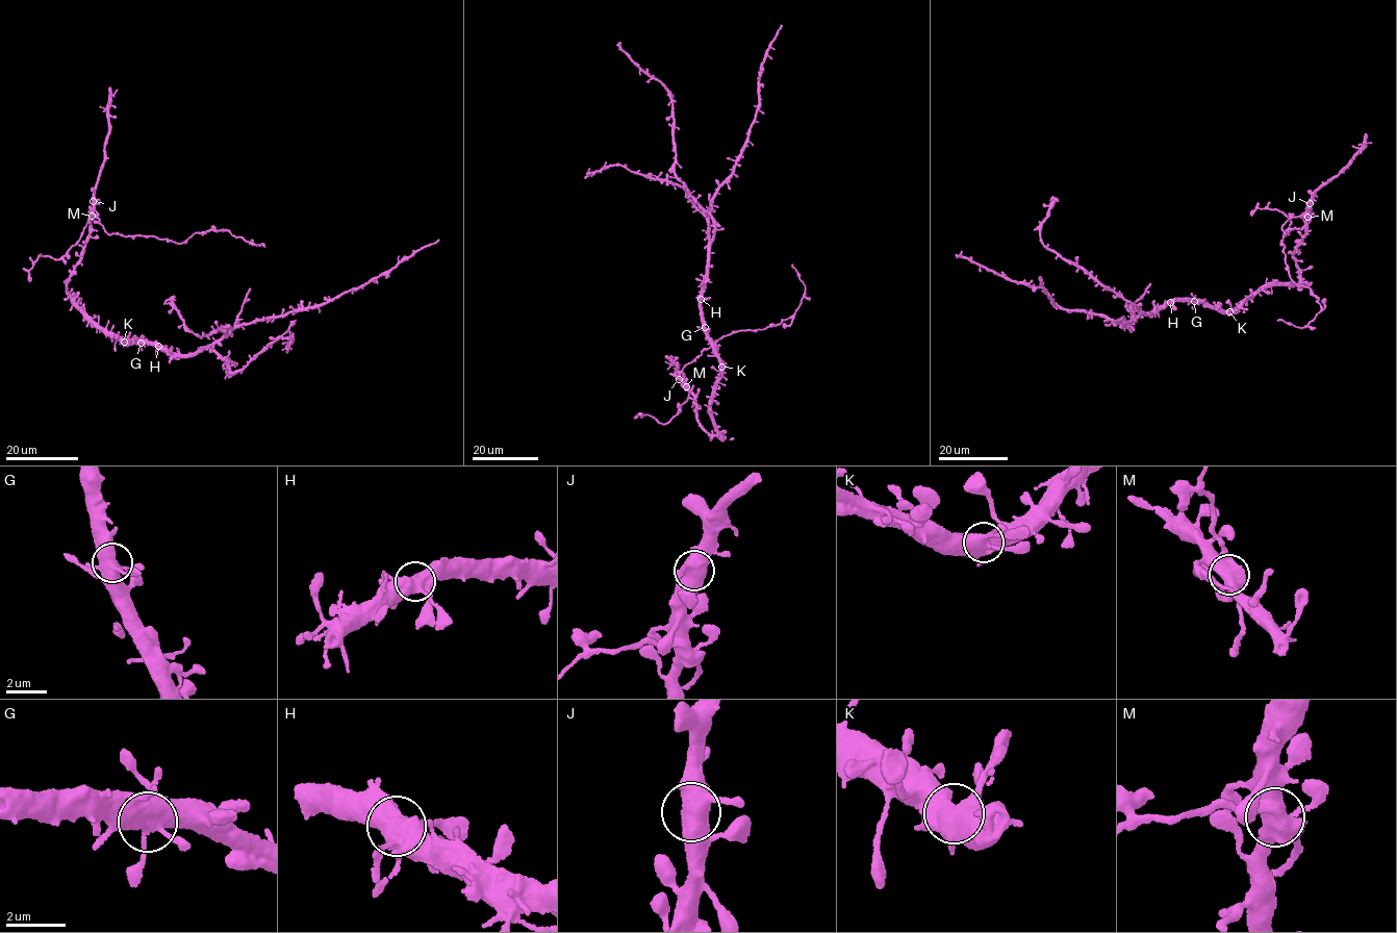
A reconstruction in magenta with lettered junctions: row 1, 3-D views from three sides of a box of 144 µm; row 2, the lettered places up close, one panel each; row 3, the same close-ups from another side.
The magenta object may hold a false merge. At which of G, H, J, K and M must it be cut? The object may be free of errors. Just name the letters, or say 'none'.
M

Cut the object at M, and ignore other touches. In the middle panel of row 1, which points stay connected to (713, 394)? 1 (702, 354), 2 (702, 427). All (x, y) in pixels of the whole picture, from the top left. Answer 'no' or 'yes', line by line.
1: no
2: yes

